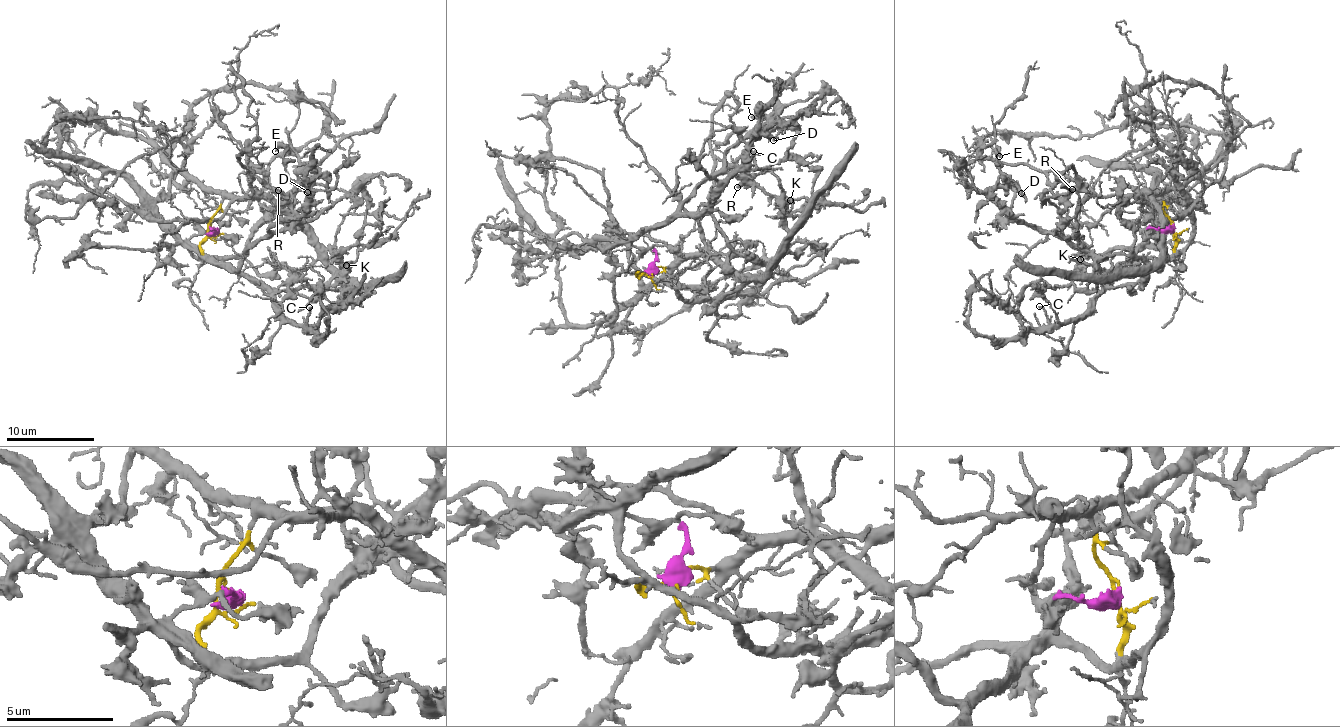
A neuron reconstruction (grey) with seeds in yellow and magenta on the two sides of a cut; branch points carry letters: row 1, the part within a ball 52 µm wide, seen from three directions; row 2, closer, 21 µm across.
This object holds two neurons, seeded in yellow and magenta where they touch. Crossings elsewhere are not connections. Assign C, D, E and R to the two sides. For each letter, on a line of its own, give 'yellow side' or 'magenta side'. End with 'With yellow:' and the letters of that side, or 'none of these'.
C: magenta side
D: magenta side
E: magenta side
R: magenta side
With yellow: none of these

